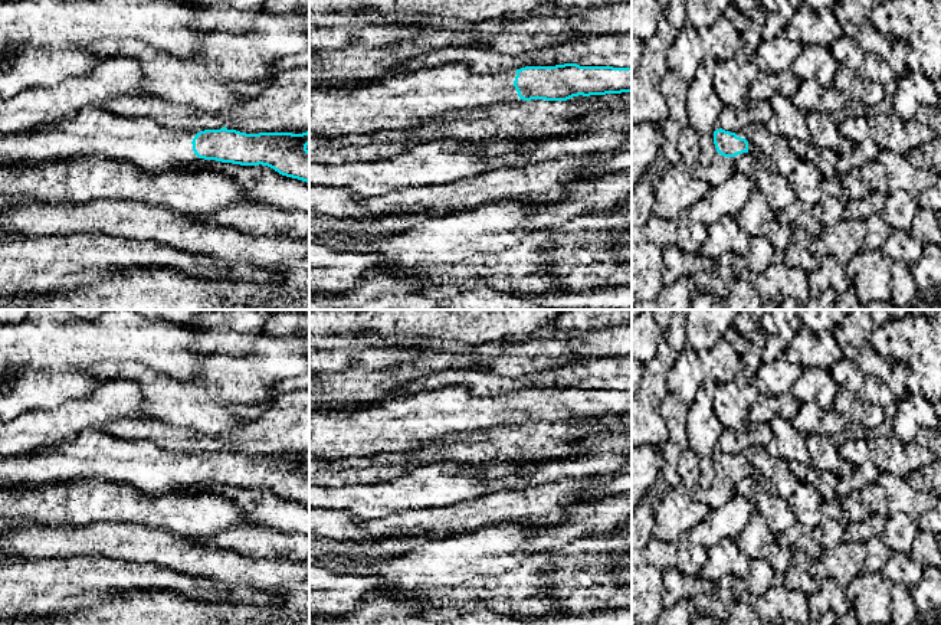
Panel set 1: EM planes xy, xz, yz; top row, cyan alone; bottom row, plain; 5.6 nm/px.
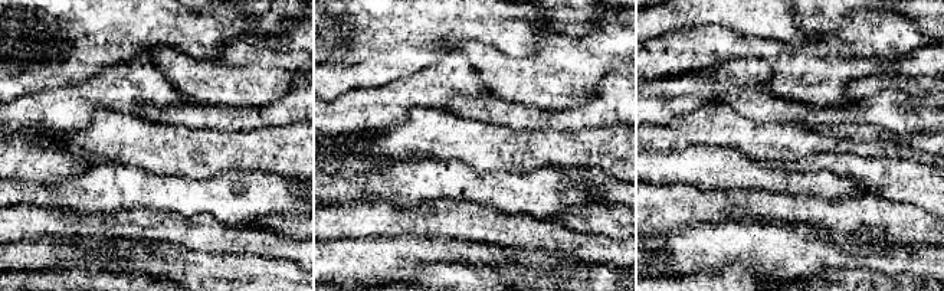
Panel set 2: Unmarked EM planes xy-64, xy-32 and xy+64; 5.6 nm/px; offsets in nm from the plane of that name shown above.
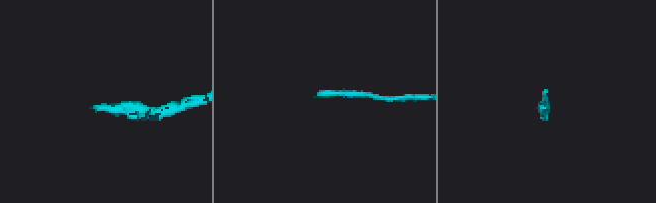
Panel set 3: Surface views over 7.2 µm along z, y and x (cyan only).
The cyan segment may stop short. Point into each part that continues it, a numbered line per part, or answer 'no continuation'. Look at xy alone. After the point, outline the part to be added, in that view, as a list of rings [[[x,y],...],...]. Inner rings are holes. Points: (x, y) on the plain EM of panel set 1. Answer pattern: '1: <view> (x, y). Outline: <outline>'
1: xy (140, 464). Outline: [[[89,428],[58,446],[22,457],[0,457],[0,482],[42,484],[89,475],[151,495],[186,493],[204,484],[193,474],[196,457],[147,441],[117,439]]]

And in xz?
1: xz (400, 424). Outline: [[[465,386],[422,390],[374,405],[309,410],[309,457],[325,461],[368,458],[378,452],[404,452],[433,441],[452,441],[460,433],[473,433],[495,426],[524,423],[514,409],[515,392],[479,397]]]

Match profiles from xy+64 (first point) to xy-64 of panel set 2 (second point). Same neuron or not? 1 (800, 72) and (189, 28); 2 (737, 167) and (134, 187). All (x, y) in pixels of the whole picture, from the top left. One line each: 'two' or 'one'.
1: two
2: one

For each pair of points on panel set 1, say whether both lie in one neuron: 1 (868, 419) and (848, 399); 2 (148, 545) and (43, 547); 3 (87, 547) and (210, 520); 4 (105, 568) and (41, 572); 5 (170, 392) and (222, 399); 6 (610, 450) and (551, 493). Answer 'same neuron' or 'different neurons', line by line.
1: same neuron
2: same neuron
3: different neurons
4: same neuron
5: same neuron
6: different neurons

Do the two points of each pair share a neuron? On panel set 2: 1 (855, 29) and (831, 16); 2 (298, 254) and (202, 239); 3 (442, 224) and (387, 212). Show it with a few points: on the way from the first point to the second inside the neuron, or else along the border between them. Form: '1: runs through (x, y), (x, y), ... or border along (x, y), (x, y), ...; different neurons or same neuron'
1: border along (845, 22), (833, 33); different neurons
2: runs through (274, 245), (259, 241), (226, 239); same neuron
3: runs through (429, 221), (400, 221); same neuron

